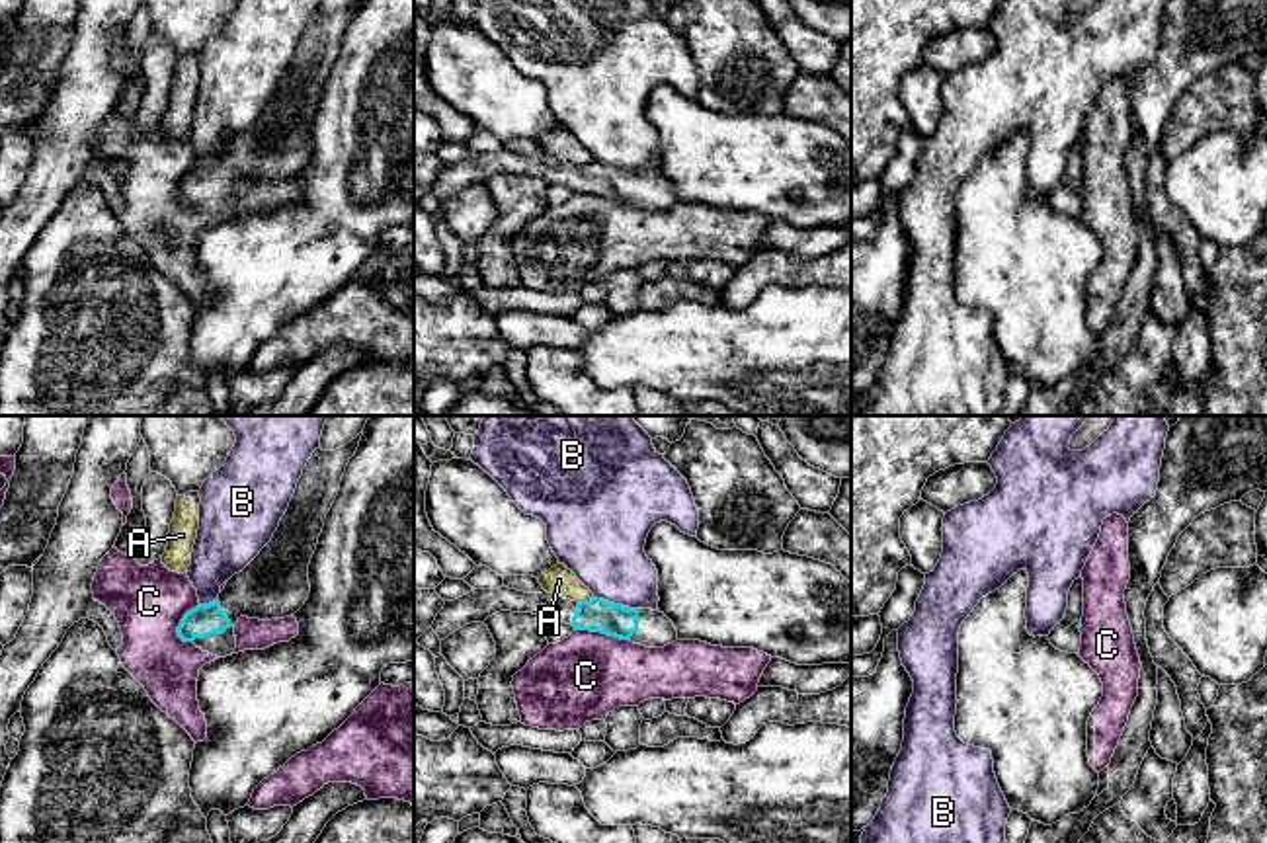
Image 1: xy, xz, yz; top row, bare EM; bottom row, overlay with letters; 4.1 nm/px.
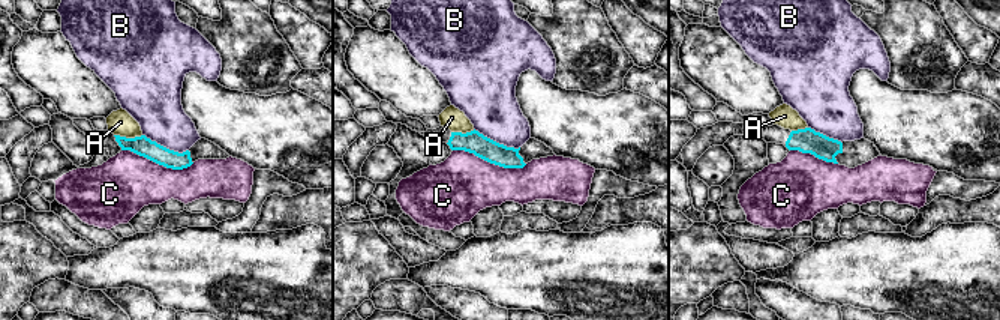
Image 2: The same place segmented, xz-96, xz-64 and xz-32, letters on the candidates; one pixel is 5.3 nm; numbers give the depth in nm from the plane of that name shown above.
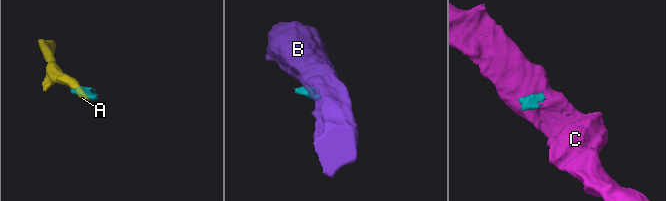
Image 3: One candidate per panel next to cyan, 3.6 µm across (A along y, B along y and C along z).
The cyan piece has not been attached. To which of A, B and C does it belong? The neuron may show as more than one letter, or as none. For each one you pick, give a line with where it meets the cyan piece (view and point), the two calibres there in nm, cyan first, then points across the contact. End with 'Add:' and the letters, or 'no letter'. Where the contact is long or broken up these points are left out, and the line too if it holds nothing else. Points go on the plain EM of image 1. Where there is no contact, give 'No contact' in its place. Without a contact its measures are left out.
Add: no letter

